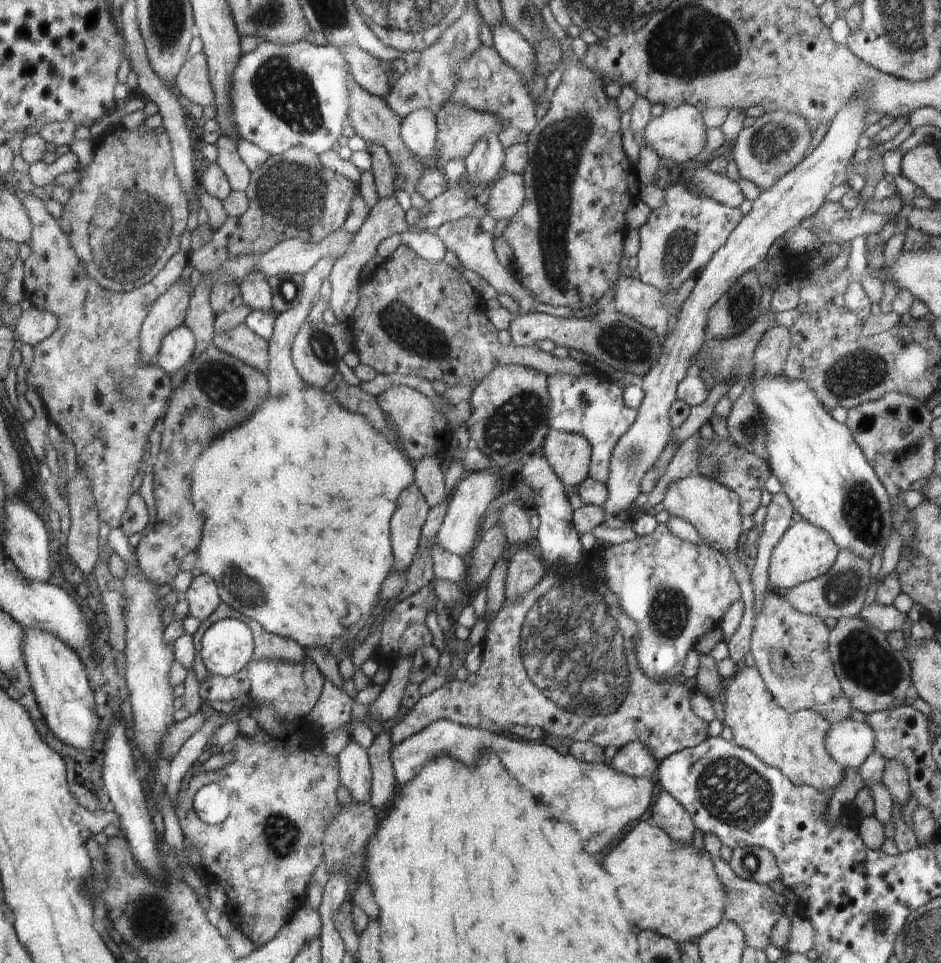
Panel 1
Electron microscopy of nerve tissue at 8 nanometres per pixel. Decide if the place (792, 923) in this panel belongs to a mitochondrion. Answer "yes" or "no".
no

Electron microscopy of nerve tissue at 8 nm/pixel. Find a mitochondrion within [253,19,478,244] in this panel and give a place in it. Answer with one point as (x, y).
(455, 44)

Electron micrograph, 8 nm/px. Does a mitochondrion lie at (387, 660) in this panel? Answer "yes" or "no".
no

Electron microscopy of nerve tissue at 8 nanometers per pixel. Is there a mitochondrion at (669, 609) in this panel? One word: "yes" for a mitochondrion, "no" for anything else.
yes

